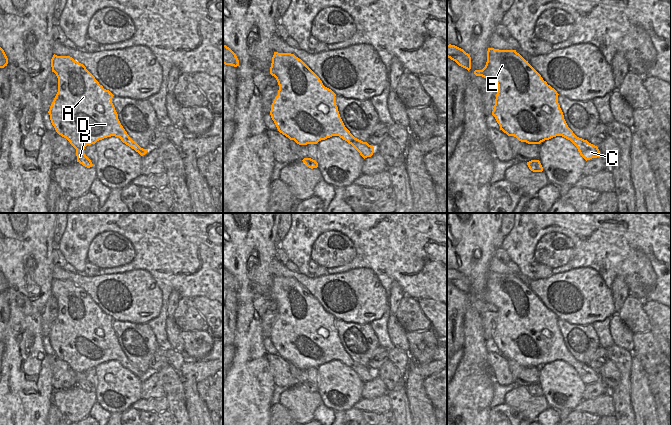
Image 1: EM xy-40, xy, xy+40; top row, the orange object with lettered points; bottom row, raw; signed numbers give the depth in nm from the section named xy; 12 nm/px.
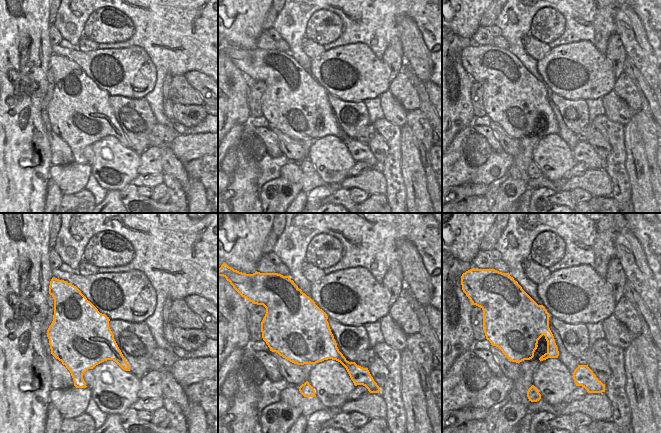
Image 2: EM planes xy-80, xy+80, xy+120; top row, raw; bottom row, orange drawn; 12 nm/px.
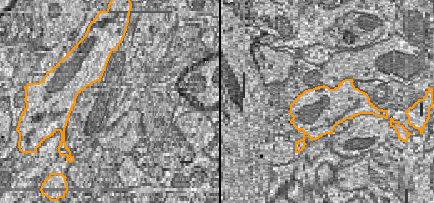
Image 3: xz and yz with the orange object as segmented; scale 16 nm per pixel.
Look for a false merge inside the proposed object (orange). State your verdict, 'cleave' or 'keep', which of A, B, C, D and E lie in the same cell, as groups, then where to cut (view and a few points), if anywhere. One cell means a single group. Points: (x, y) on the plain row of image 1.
keep; groups A B C D E; cut none

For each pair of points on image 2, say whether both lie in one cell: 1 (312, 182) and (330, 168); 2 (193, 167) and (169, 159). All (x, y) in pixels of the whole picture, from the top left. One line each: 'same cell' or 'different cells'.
1: different cells
2: different cells

